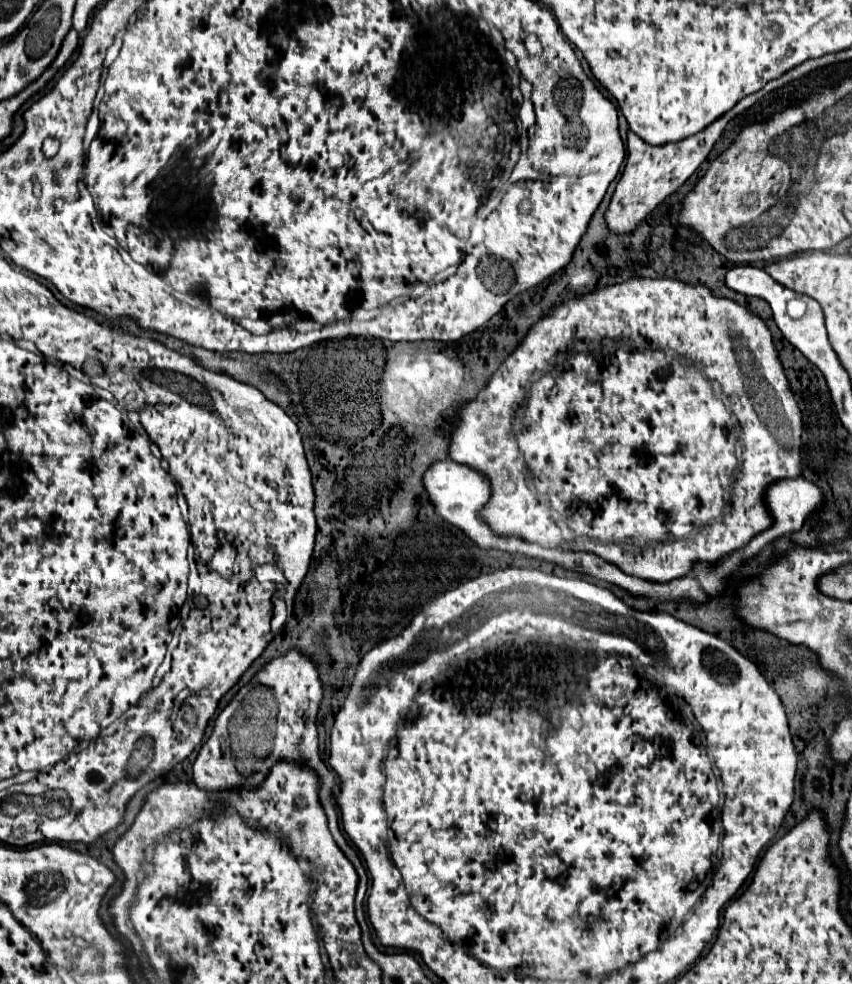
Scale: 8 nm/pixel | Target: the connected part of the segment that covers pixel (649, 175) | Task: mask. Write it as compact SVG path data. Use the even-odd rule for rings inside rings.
M738 102L732 110L728 110L726 116L718 118L718 122L710 124L706 130L684 138L678 144L672 146L646 146L636 134L628 132L628 156L626 156L626 168L616 184L616 192L612 194L610 206L604 214L606 218L606 226L610 230L610 234L632 234L638 224L660 204L664 202L670 194L674 194L694 172L696 168L708 158L712 146L716 144L716 140L720 138L722 130L726 128L726 124L742 114L744 110L738 110L738 106L742 106L742 102Z

